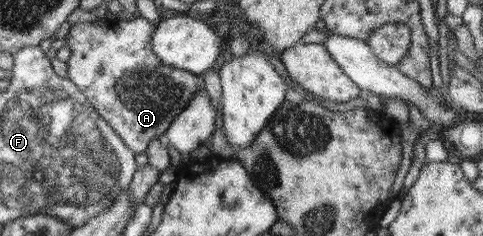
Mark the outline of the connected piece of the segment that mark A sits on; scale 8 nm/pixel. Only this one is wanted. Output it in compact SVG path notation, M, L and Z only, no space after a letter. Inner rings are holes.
M138 16L136 19L126 20L121 17L84 22L72 26L66 40L71 50L68 64L67 78L74 82L78 89L107 124L120 136L120 139L134 153L144 153L152 139L163 138L170 123L188 107L192 97L204 89L202 75L190 73L184 69L162 64L158 54L152 50L152 33L157 29L148 19Z

